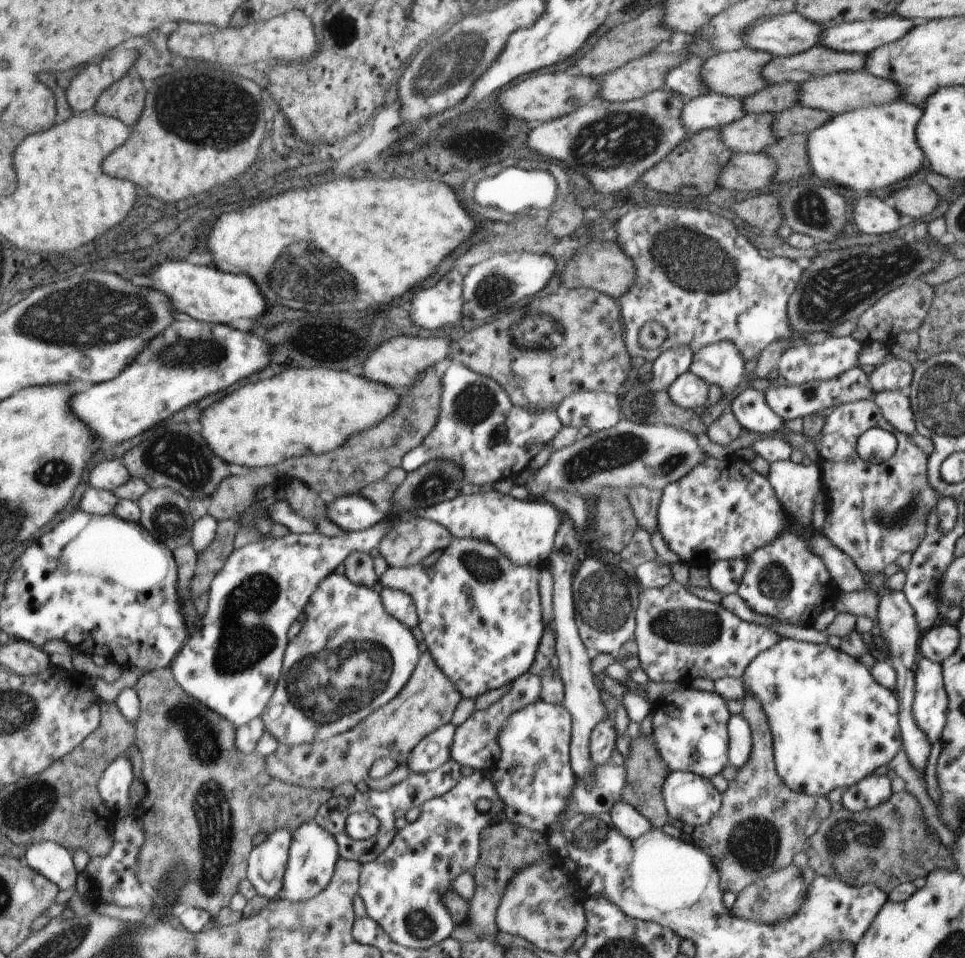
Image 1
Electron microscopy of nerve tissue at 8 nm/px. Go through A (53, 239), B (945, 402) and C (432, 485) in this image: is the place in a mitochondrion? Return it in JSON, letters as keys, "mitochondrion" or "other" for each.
{"A":"other","B":"mitochondrion","C":"mitochondrion"}

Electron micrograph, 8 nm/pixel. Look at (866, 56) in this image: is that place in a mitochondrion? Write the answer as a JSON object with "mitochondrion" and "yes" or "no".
{"mitochondrion":"no"}

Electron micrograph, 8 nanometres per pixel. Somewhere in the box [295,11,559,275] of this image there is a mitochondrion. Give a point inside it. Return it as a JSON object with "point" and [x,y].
{"point":[449,63]}

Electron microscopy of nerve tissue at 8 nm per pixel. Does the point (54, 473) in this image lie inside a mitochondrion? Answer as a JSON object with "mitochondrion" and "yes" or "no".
{"mitochondrion":"yes"}

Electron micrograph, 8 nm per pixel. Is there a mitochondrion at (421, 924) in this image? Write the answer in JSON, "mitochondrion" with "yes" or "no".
{"mitochondrion":"yes"}

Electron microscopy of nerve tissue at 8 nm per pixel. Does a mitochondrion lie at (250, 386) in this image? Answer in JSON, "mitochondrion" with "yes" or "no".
{"mitochondrion":"no"}

